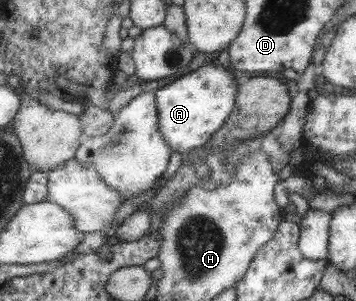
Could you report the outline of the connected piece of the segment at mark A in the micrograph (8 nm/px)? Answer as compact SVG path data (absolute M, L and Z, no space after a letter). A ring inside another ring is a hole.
M203 65L162 86L154 93L158 109L160 132L172 151L185 155L190 149L201 148L217 132L234 111L238 85L229 70L215 65Z

